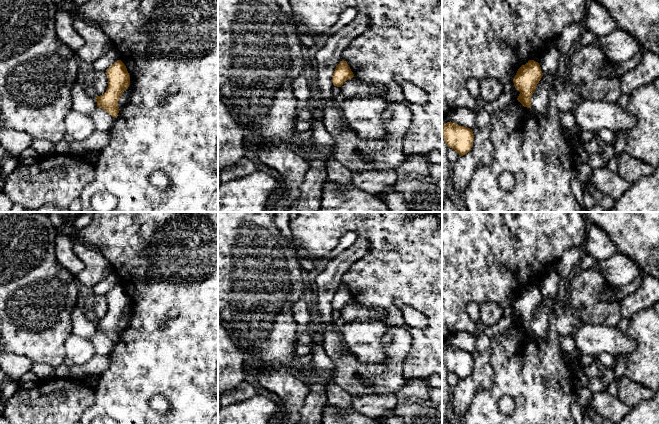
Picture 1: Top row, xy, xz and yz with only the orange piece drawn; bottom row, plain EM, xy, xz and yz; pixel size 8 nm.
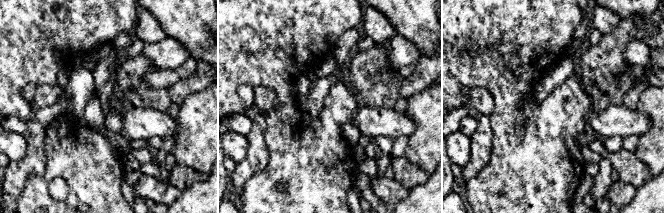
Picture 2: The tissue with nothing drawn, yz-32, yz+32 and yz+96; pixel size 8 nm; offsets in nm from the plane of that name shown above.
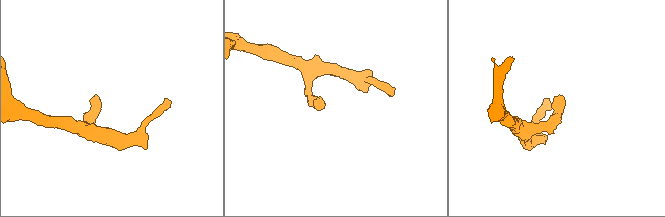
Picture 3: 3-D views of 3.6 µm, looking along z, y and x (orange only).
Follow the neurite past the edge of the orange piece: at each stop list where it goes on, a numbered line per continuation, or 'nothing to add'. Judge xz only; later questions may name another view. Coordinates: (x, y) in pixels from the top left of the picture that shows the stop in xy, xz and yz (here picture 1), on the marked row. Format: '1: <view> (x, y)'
nothing to add

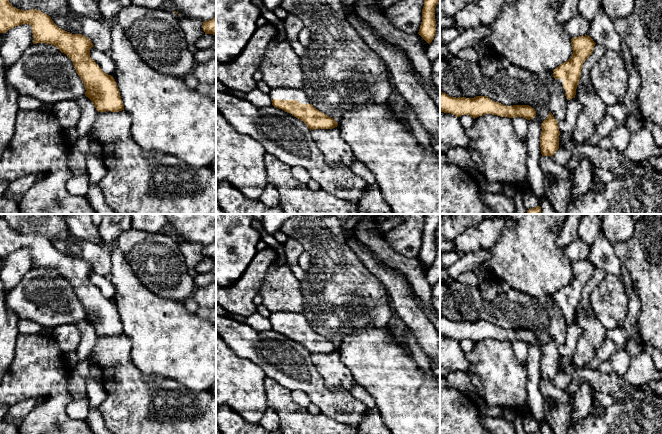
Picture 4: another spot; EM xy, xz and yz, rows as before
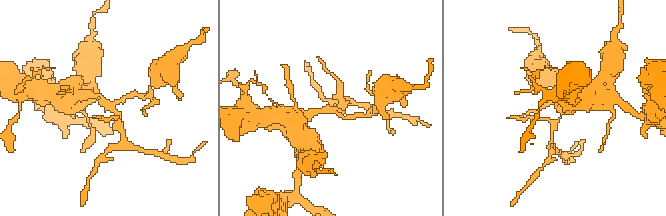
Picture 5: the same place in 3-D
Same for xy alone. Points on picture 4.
nothing to add

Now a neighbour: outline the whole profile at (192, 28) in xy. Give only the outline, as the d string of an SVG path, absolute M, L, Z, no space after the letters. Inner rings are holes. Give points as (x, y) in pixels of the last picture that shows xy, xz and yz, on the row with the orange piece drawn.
M188 17L180 18L180 26L188 45L195 44L202 36L205 35L202 25L203 21L199 19L190 19Z

